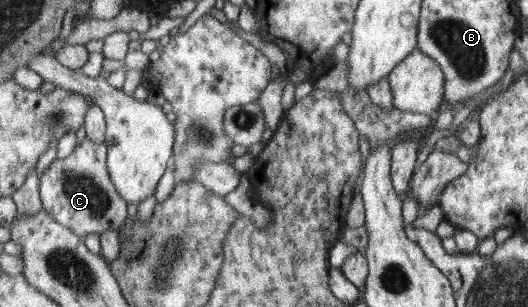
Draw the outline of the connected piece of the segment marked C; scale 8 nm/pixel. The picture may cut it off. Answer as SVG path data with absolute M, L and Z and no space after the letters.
M85 138L69 156L55 159L39 178L40 200L45 211L78 236L117 230L127 217L127 201L121 199L109 177L108 151L105 141L93 143Z

